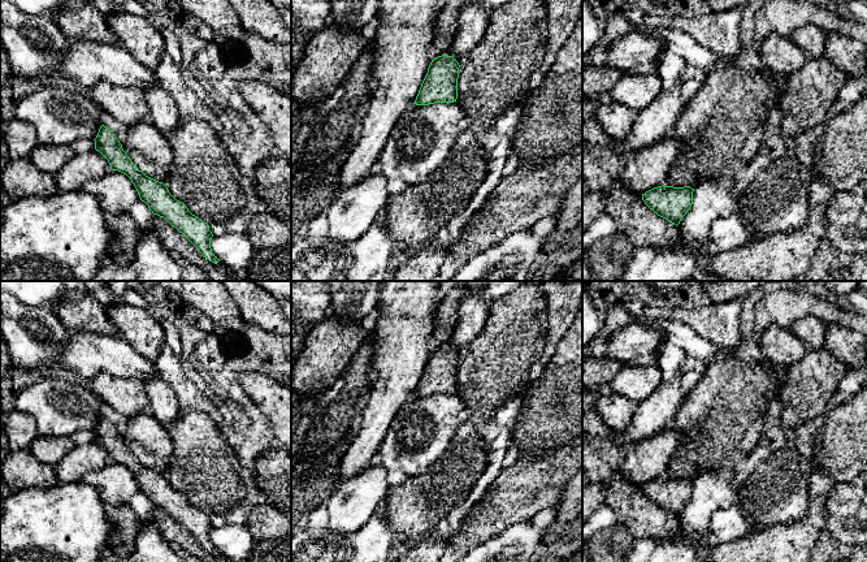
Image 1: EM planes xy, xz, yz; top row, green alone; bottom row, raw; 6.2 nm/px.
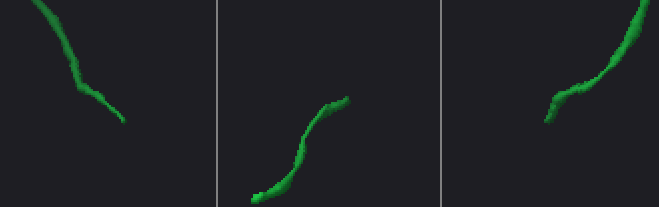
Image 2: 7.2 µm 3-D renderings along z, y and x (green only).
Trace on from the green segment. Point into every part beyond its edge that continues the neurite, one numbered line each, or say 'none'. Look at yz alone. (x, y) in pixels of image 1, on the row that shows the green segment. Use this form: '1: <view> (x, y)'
none

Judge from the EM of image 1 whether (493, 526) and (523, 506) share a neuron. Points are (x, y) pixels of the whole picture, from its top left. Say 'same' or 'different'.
same

